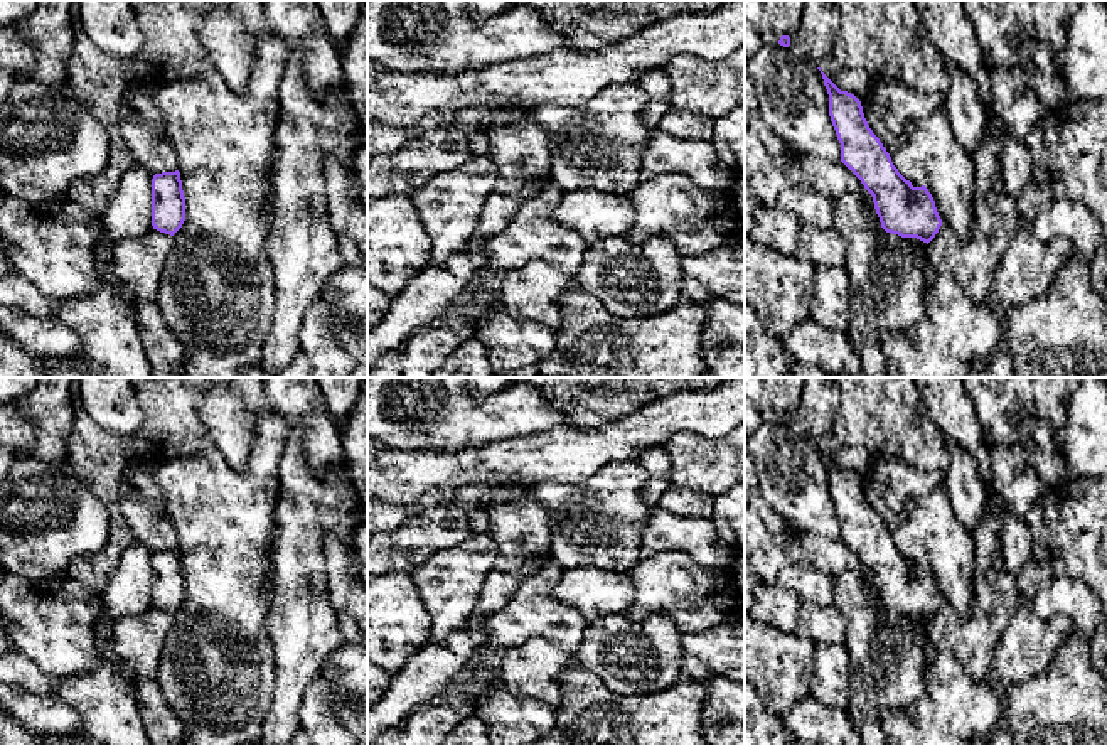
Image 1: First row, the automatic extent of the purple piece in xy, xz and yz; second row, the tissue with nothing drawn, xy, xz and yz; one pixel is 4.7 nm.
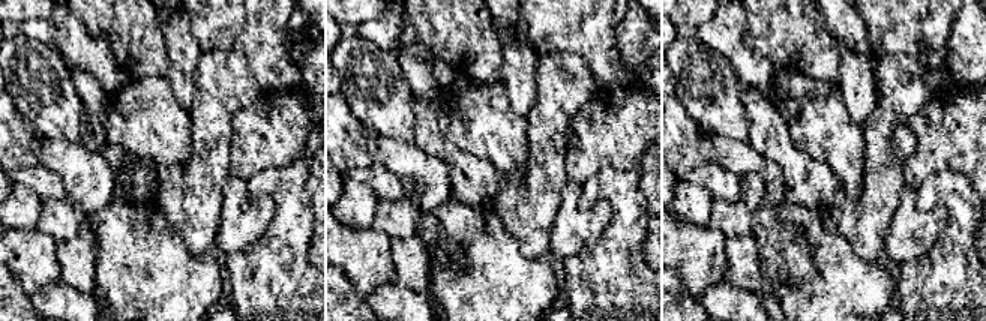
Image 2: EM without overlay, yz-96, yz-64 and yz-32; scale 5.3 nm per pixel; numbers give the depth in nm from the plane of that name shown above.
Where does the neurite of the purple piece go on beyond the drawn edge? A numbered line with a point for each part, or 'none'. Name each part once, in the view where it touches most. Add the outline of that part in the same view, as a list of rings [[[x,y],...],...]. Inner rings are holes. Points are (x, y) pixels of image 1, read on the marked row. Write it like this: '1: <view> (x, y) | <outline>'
none

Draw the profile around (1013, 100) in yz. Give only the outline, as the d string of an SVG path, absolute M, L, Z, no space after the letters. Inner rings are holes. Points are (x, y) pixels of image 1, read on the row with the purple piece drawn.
M996 66L989 72L991 81L991 115L1001 125L987 126L974 158L974 222L971 234L959 239L947 222L942 222L935 238L925 248L925 258L933 270L949 275L957 287L976 303L992 302L992 276L1018 229L1019 211L1016 199L1006 194L999 182L999 148L1003 133L1023 142L1046 108L1038 103L1036 94L1026 83L1019 66Z

